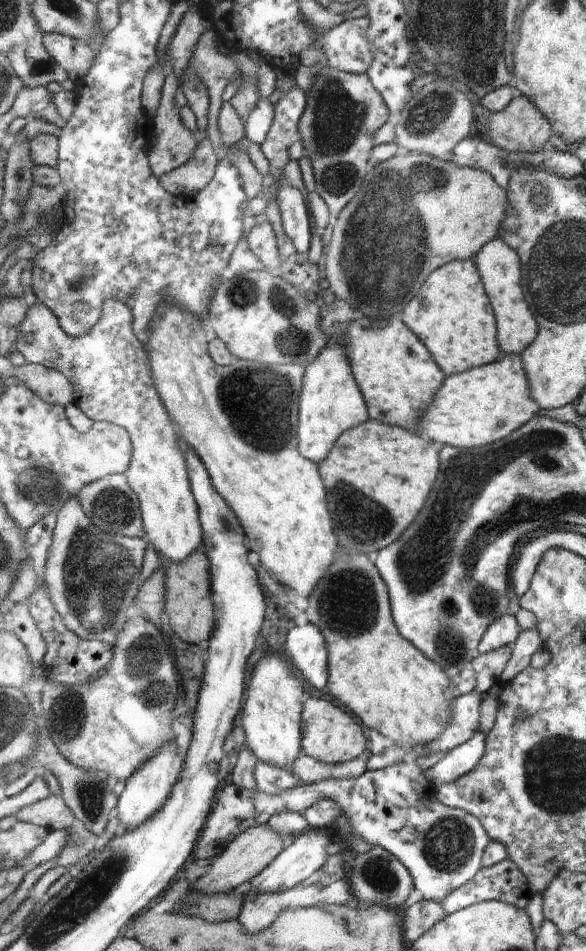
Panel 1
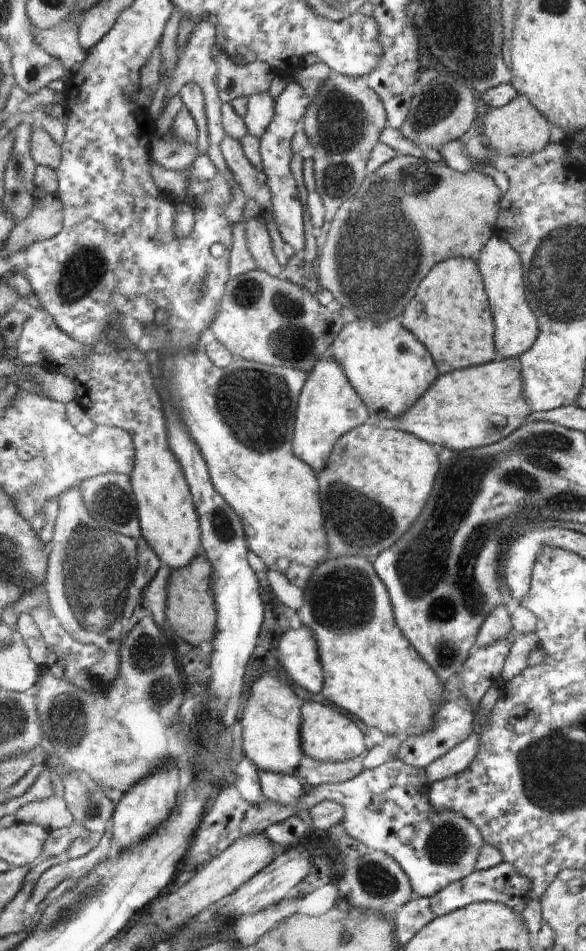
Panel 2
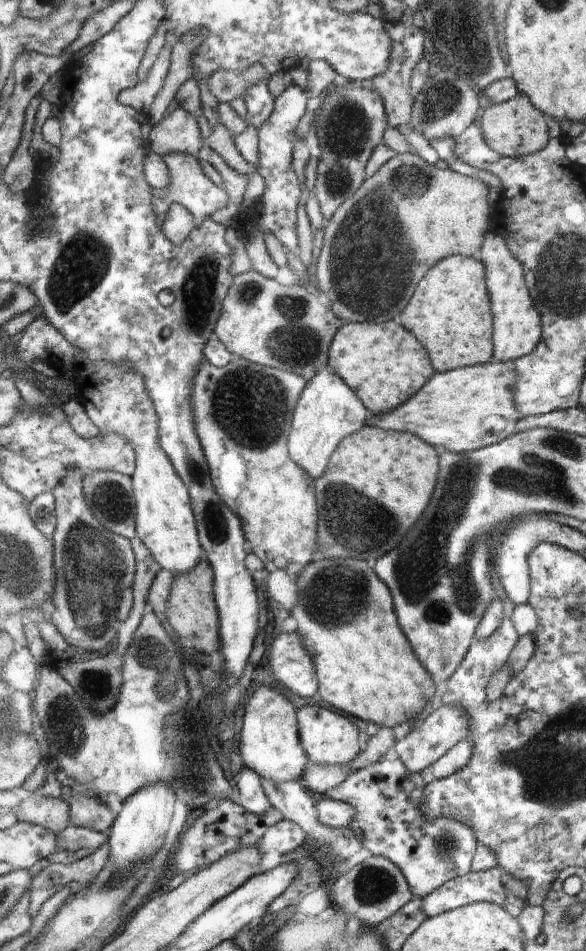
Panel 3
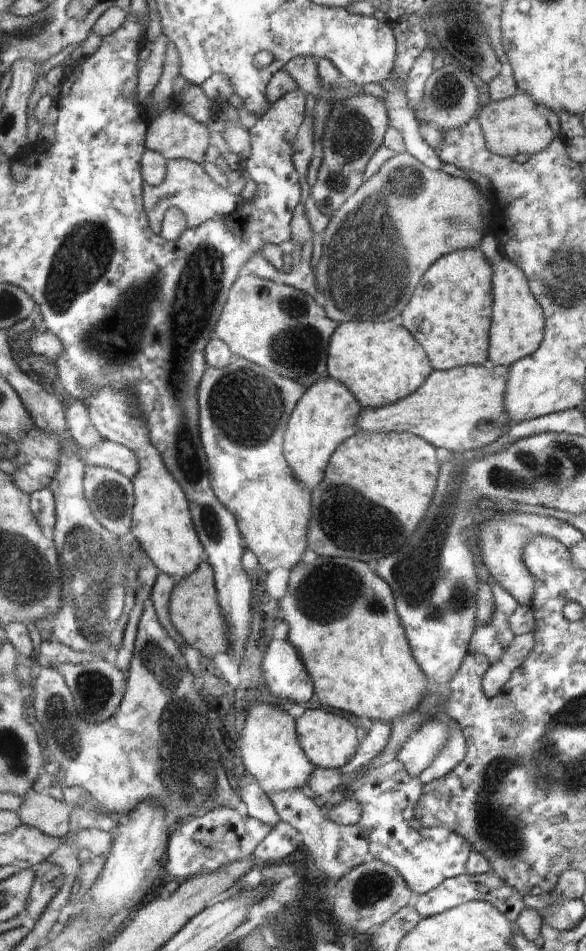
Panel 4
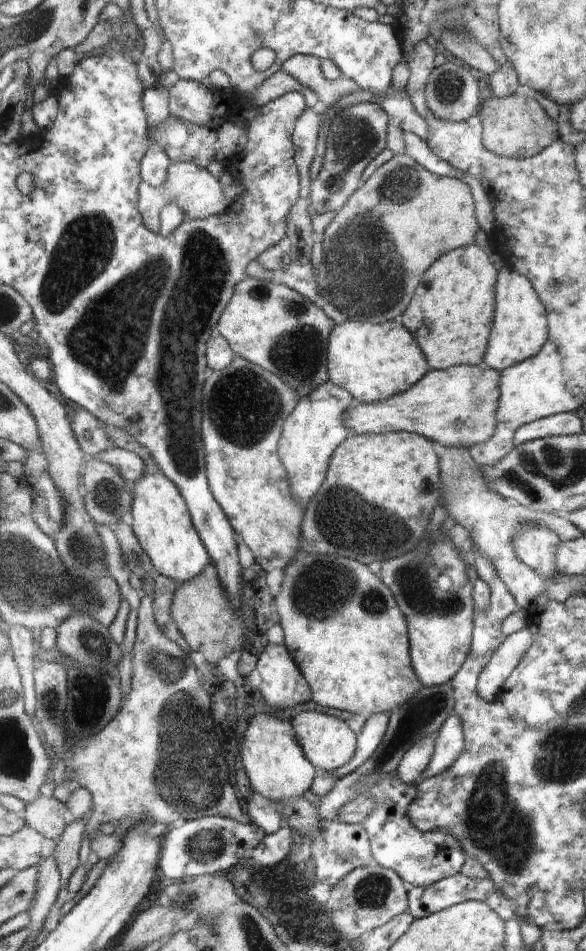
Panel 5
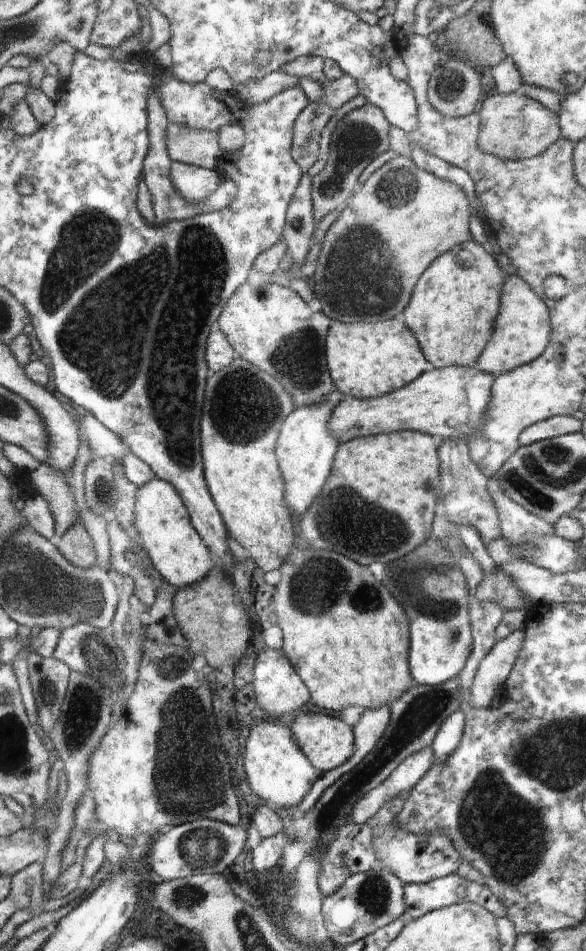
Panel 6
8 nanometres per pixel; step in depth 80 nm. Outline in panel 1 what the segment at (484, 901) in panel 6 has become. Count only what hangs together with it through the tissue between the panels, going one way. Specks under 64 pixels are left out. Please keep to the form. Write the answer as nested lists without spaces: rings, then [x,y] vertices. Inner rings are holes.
[[[506,858],[495,865],[482,867],[470,882],[452,891],[440,904],[447,915],[482,901],[504,901],[516,908],[524,909],[533,895],[528,879],[518,865],[512,859]]]

